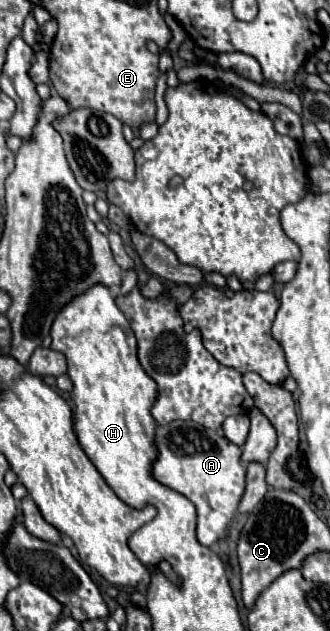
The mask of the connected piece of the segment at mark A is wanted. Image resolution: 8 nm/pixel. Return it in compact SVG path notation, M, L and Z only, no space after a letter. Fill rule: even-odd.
M172 421L158 425L154 435L158 457L152 463L152 477L190 499L198 511L198 541L212 545L226 535L238 501L244 493L246 469L240 463L240 447L230 443L224 435L204 429L192 421Z

